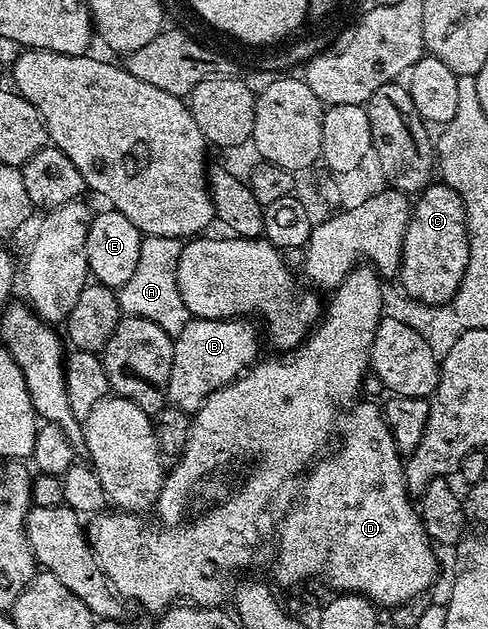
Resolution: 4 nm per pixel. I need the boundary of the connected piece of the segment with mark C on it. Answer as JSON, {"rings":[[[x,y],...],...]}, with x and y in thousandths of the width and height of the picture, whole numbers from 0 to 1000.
{"rings":[[[881,291],[844,328],[846,340],[822,401],[820,458],[844,477],[918,485],[941,463],[961,410],[961,369],[953,364],[949,316],[941,316],[941,310],[916,293]]]}

